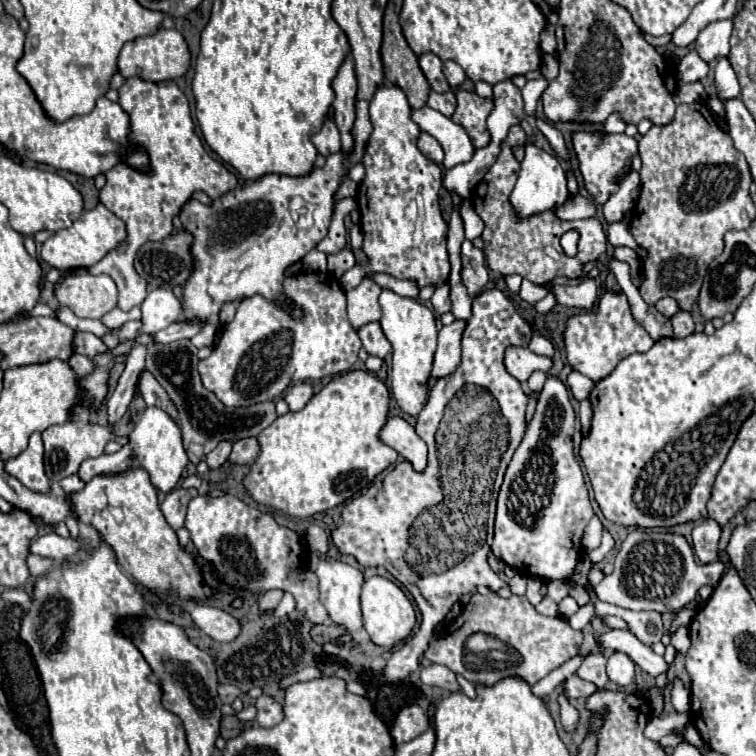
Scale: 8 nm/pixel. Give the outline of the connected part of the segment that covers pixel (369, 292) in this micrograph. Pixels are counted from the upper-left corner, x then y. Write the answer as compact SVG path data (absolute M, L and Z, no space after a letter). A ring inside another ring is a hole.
M364 278L360 286L346 292L348 320L356 330L368 322L380 320L380 304L378 304L380 294L382 294L382 288L370 278Z

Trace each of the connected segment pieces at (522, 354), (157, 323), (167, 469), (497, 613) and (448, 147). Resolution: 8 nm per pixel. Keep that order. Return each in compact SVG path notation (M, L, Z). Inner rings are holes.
M510 346L510 348L506 350L504 364L506 364L506 370L508 370L518 382L524 384L534 370L544 370L544 372L550 370L552 360L550 360L548 356L534 354L534 352L530 352L528 348Z
M164 288L152 290L142 304L142 330L146 334L154 334L172 322L176 322L182 314L182 302Z
M150 406L136 422L132 434L128 436L128 444L124 444L116 454L102 454L98 458L84 460L78 470L78 476L84 482L90 482L94 476L100 476L100 474L102 476L122 474L134 468L142 468L150 474L150 482L154 484L156 490L170 492L172 488L176 488L186 464L188 464L188 456L186 456L186 450L182 448L182 436L180 436L178 424L164 410Z
M474 592L472 600L466 604L464 612L448 628L444 628L442 632L438 632L434 636L434 640L430 642L430 648L428 648L428 652L424 652L424 656L434 664L448 666L452 672L462 674L468 682L472 682L476 686L494 686L496 682L500 682L508 676L516 676L516 678L522 678L528 684L534 684L540 678L544 678L548 672L552 672L554 668L562 666L568 658L576 656L580 652L580 644L582 644L582 632L580 630L574 630L560 616L548 618L548 616L538 614L536 608L528 602L526 596L514 596L512 594L510 598L504 600L494 592L490 592L486 596ZM476 632L496 636L498 640L512 646L518 652L520 658L508 658L506 662L502 662L500 668L486 668L486 670L466 668L464 642L466 642L468 636L472 636Z
M424 106L412 112L412 120L420 126L422 132L434 136L444 148L444 168L450 170L462 162L468 162L474 154L474 146L460 124L454 124L448 116Z

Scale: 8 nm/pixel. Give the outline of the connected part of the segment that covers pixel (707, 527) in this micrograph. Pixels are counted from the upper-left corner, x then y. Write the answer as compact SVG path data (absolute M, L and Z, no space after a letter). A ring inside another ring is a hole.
M706 518L696 524L692 530L692 544L694 552L700 558L700 562L712 562L718 558L718 540L720 540L720 526Z

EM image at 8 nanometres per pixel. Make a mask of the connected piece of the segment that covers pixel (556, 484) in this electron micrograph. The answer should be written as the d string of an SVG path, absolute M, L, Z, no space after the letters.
M548 376L526 436L504 474L492 552L524 576L570 578L582 552L582 532L594 516L582 470L572 452L574 418L568 388L556 376Z

